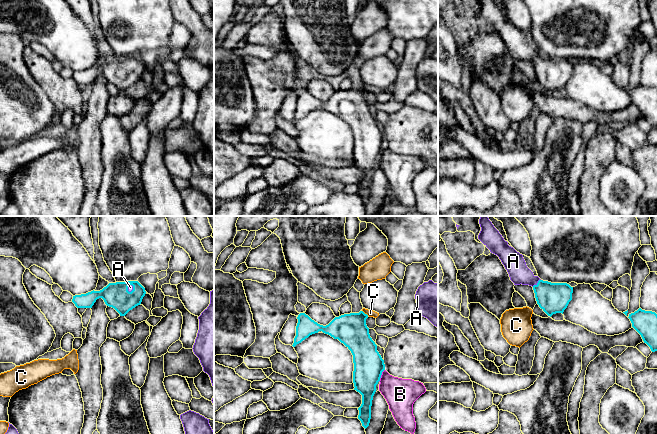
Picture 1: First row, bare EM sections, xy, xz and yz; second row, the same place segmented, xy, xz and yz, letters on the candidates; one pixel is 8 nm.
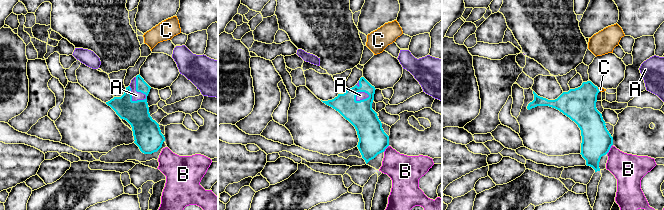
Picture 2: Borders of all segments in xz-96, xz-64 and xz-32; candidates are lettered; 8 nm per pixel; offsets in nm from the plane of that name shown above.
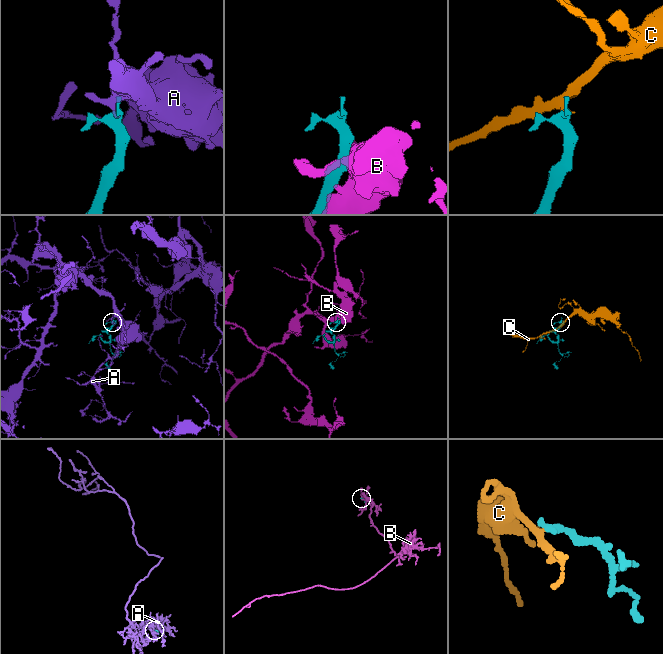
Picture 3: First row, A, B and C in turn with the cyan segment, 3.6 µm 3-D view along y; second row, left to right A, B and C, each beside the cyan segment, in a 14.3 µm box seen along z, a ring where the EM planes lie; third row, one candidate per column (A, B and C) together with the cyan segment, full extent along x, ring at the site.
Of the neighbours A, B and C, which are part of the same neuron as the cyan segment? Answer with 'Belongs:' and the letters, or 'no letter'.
Belongs: A

